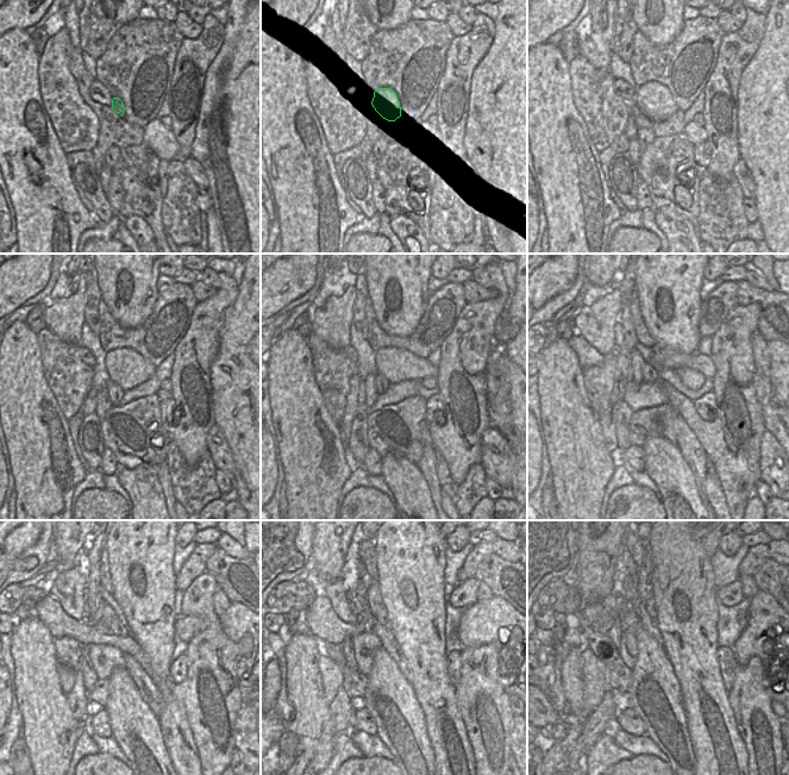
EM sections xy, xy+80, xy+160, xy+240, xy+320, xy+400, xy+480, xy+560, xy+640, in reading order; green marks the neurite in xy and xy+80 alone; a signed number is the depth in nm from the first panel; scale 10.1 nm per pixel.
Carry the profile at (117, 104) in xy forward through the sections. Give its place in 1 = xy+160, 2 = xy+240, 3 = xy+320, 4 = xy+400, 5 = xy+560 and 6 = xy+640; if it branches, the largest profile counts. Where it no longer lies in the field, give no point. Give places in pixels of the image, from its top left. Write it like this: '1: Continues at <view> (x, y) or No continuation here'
1: Continues at xy+160 (655, 100)
2: Continues at xy+240 (126, 368)
3: Continues at xy+320 (395, 364)
4: Continues at xy+400 (663, 357)
5: Continues at xy+560 (480, 624)
6: Continues at xy+640 (764, 612)

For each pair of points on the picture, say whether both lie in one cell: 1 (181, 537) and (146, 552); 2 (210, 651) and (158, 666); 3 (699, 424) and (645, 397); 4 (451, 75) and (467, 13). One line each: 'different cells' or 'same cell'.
1: different cells
2: different cells
3: different cells
4: different cells

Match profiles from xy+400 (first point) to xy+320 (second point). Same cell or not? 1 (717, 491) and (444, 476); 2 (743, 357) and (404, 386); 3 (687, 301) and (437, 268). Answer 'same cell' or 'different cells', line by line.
1: different cells
2: different cells
3: different cells

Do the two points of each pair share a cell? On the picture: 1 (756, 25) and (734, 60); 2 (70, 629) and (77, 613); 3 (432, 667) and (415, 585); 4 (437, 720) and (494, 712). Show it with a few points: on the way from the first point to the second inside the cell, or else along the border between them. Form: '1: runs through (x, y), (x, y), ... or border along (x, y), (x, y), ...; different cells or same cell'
1: runs through (749, 33), (737, 51); same cell
2: border along (56, 598), (61, 607), (79, 622); different cells
3: runs through (424, 647), (419, 630), (419, 605); same cell
4: border along (454, 689), (457, 697), (457, 708), (470, 743); different cells

